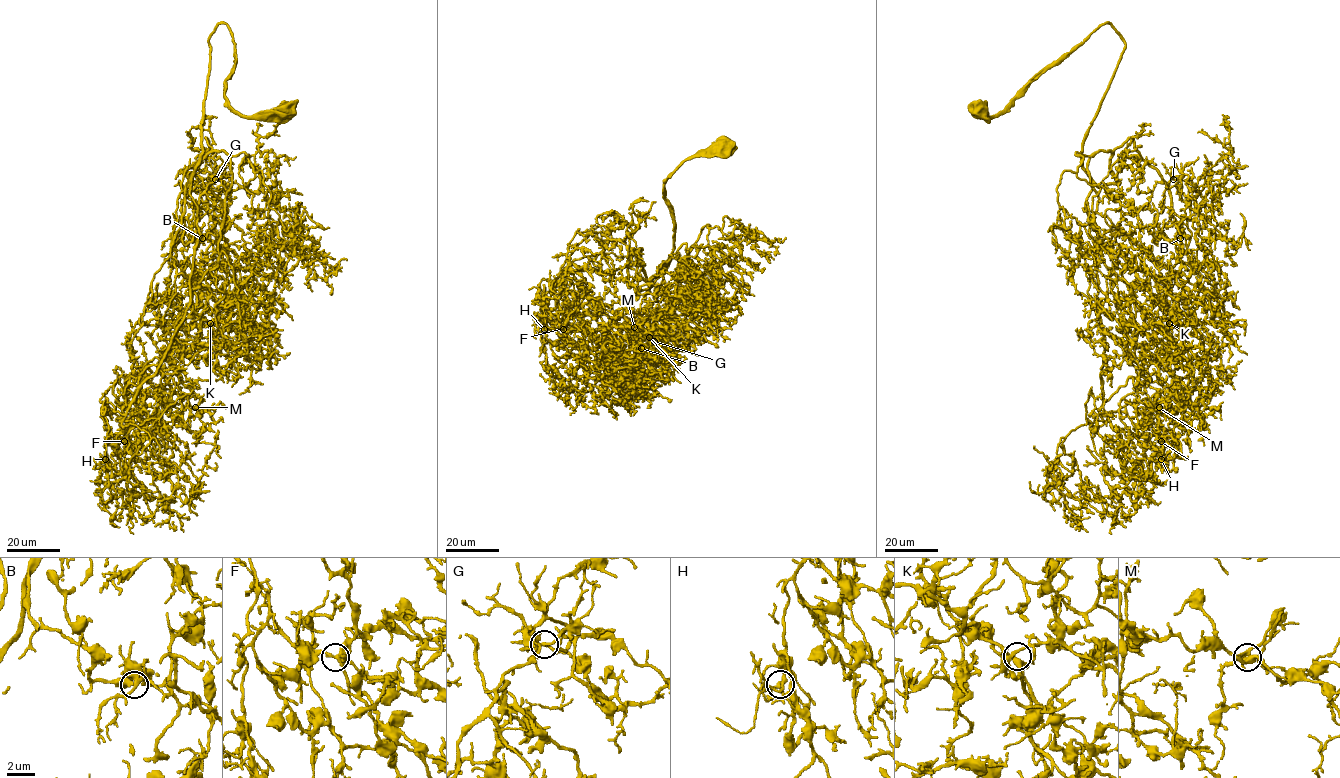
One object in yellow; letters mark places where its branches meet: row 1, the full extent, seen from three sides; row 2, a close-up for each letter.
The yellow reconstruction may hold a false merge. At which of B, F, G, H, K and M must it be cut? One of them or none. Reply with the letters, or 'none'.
H

